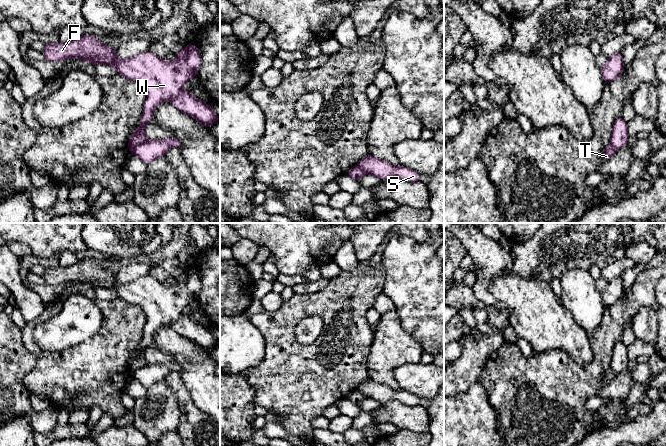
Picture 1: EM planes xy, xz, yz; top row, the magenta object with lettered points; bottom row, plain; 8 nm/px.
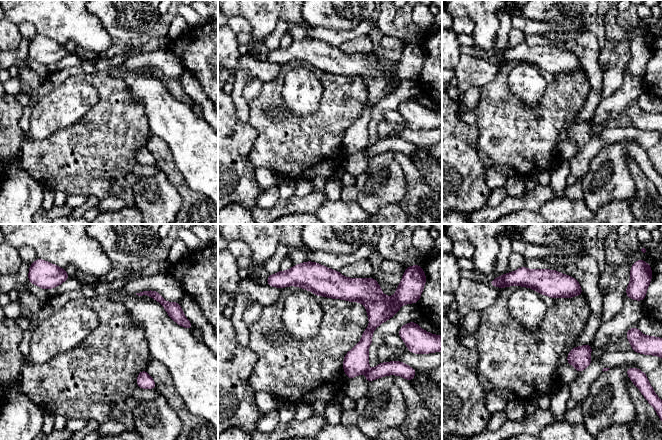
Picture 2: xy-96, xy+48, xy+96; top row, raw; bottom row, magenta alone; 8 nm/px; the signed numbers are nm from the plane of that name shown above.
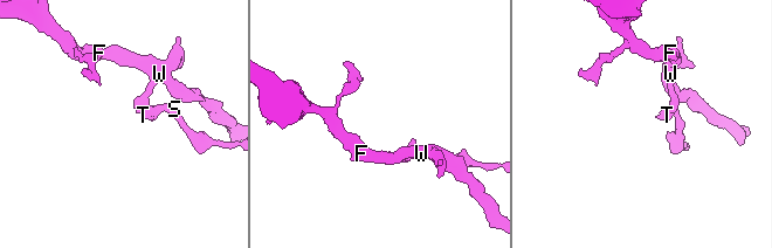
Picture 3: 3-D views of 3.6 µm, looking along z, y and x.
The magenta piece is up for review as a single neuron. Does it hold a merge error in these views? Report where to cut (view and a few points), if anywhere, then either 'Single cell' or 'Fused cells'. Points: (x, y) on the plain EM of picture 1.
Split along xy (148, 363), (138, 368), (130, 376). Fused cells

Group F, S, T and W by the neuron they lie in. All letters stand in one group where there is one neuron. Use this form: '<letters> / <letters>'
F W / S T

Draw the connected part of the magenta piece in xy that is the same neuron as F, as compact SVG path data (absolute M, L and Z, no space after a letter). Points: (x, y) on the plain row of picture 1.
M91 259L78 261L70 267L58 265L45 268L42 278L45 283L54 286L75 282L83 283L91 290L114 290L118 298L138 305L144 311L148 323L144 327L140 351L130 360L130 377L136 370L149 364L145 350L153 344L153 336L164 325L171 325L179 335L193 341L203 350L212 350L220 343L209 328L183 313L184 307L197 300L201 291L200 276L193 268L186 268L173 286L161 283L150 275L121 283L115 273Z

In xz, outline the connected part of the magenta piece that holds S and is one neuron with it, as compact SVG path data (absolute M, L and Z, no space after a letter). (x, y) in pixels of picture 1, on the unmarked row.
M370 377L360 385L358 390L365 394L367 398L375 399L381 404L395 400L412 407L421 406L419 397L404 390L394 391Z

